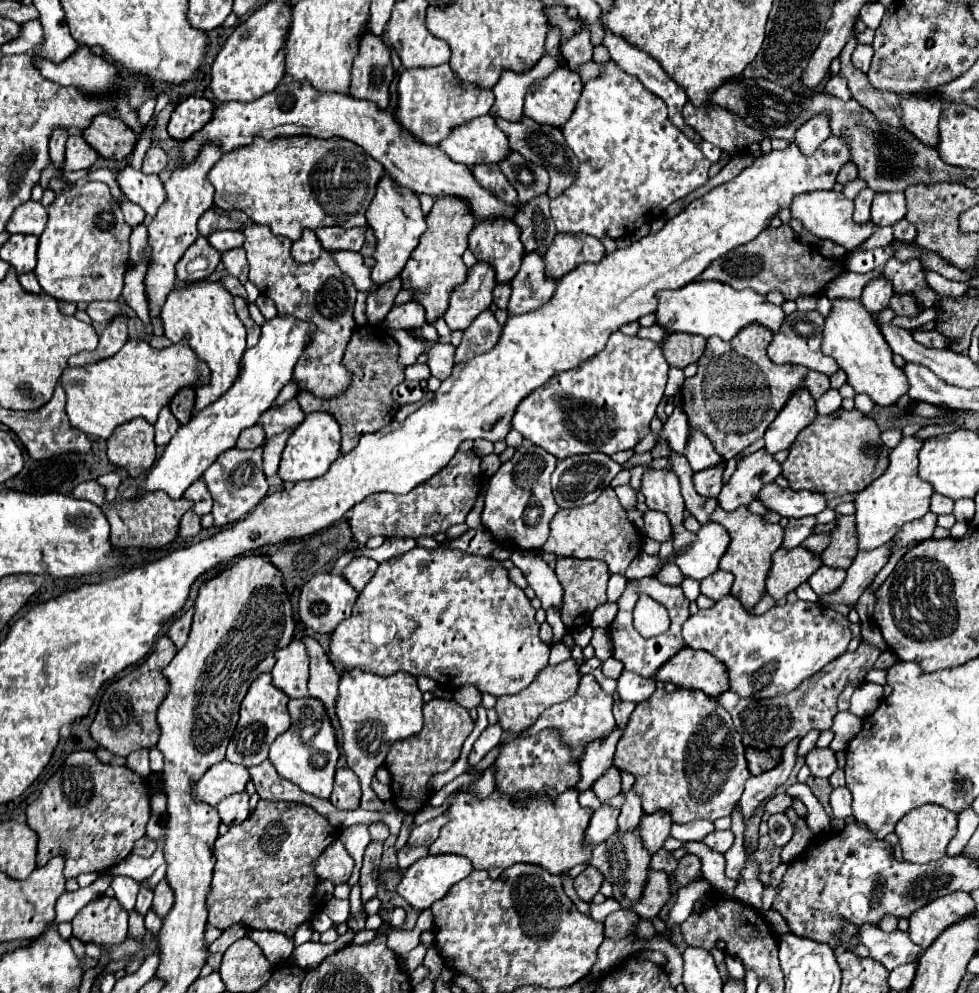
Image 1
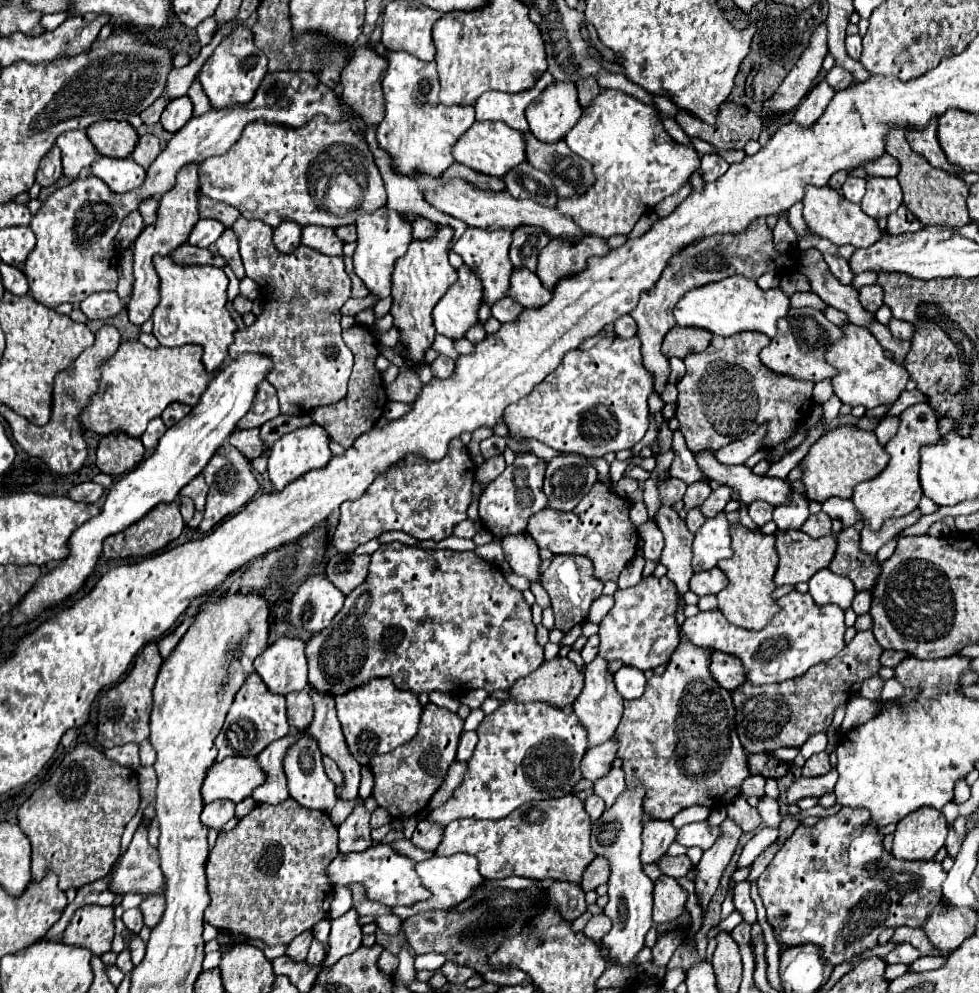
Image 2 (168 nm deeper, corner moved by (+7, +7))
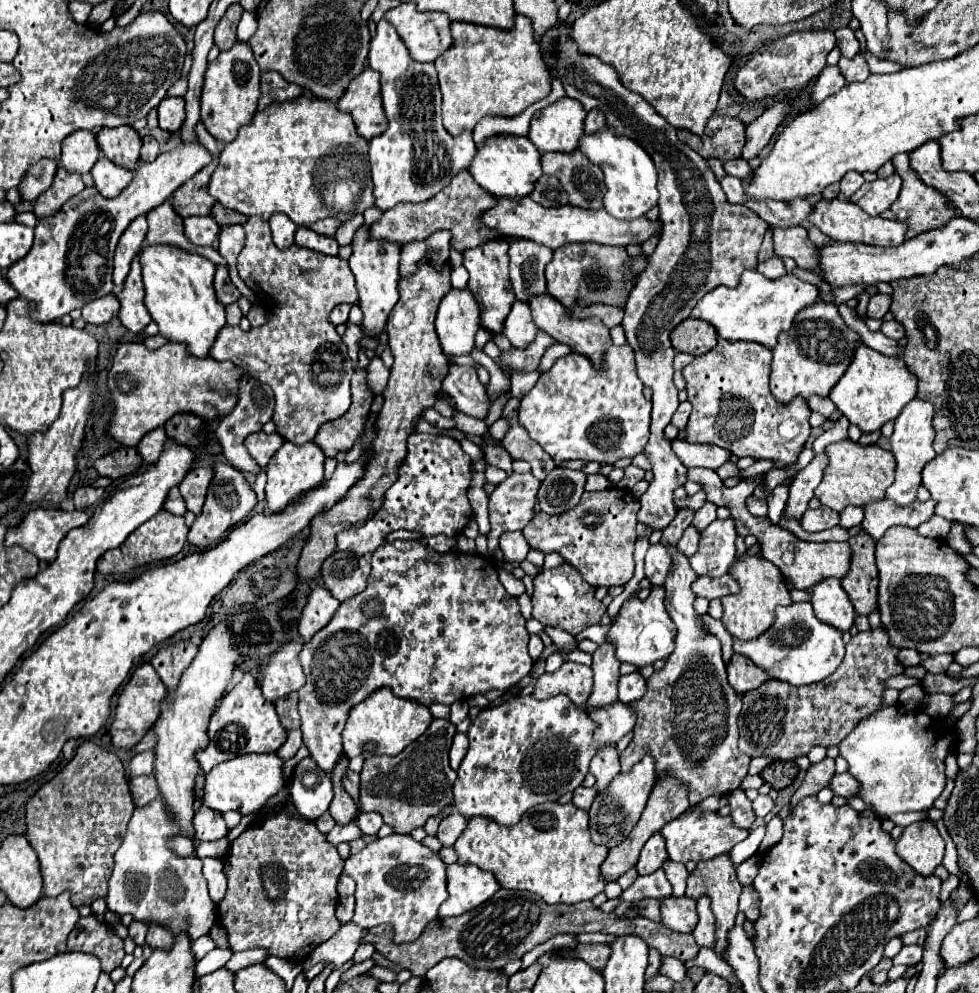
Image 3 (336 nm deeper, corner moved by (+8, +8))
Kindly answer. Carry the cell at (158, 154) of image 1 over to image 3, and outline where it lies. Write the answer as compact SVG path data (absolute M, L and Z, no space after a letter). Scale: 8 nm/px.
M144 137L142 141L144 141L144 145L142 145L140 161L154 161L158 155L158 141L154 137Z

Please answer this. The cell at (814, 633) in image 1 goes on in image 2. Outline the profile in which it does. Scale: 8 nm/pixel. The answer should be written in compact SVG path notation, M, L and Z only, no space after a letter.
M797 590L779 598L777 606L779 612L773 616L773 620L757 632L729 624L717 608L713 612L699 612L697 616L687 618L681 624L681 630L695 646L719 650L739 658L745 668L747 682L751 684L783 682L803 676L813 664L827 662L843 650L843 634L847 626L843 622L841 608L833 604L819 606L809 594L801 594Z

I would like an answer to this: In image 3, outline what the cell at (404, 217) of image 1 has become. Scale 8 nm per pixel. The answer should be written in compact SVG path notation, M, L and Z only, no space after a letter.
M360 227L354 235L352 243L352 257L350 257L350 269L356 277L356 287L358 287L358 303L364 313L362 317L362 331L366 337L378 339L386 327L388 313L392 307L398 303L398 259L400 259L400 247L398 243L388 243L388 241L370 241L368 239L368 227Z

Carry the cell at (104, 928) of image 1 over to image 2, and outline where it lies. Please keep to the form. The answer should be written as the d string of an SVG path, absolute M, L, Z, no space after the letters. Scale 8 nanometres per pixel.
M87 904L75 910L73 920L63 932L63 942L71 946L89 948L93 954L101 956L103 952L111 950L113 934L113 906Z

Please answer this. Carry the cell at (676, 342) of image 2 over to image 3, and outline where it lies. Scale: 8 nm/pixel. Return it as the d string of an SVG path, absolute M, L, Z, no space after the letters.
M690 317L672 331L670 339L676 351L684 351L690 355L704 355L716 345L718 335L710 323Z

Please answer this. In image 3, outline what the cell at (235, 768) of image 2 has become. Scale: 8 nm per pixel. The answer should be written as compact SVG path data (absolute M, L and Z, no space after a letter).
M262 753L262 755L238 755L230 761L216 765L206 775L206 789L204 789L204 805L226 813L238 811L242 815L254 813L266 805L270 797L274 797L284 785L284 761L276 753Z

